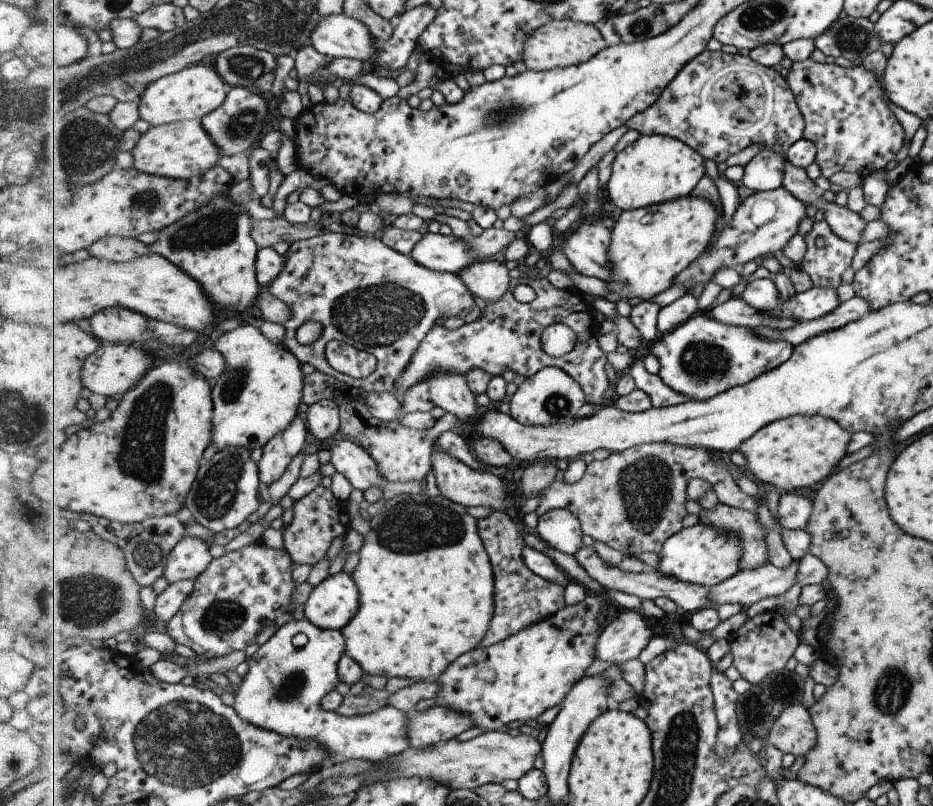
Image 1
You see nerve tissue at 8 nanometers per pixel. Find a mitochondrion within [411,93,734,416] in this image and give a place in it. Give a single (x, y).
(503, 116)

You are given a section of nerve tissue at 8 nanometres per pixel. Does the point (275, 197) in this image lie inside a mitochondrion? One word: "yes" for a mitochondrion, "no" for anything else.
no

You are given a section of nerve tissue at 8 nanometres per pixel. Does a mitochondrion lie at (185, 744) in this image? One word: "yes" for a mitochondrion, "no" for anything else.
yes

